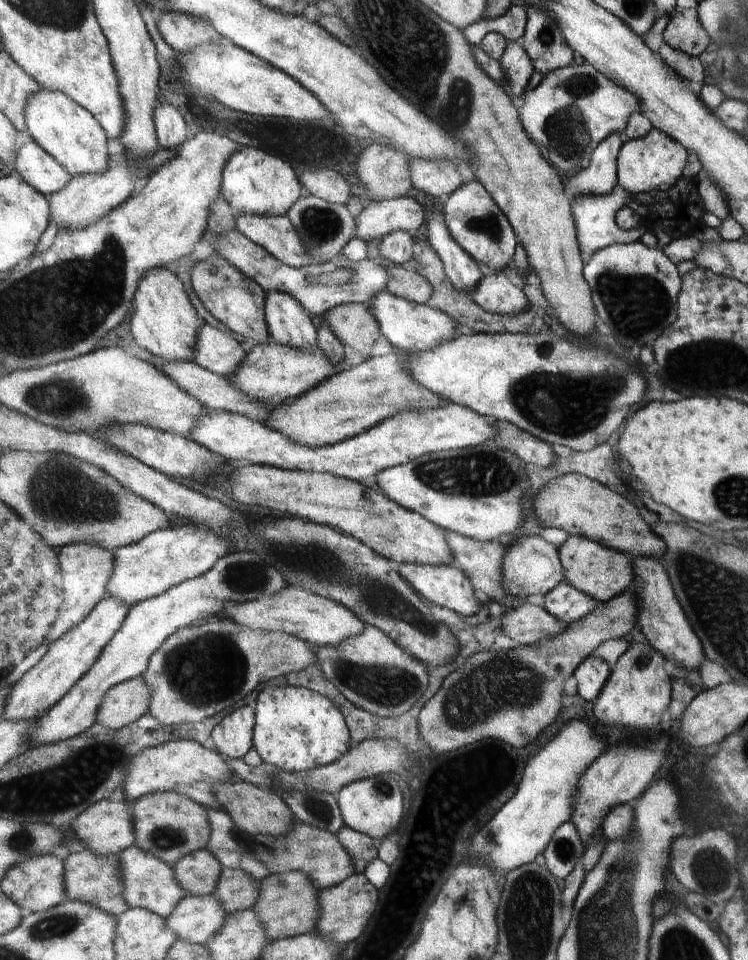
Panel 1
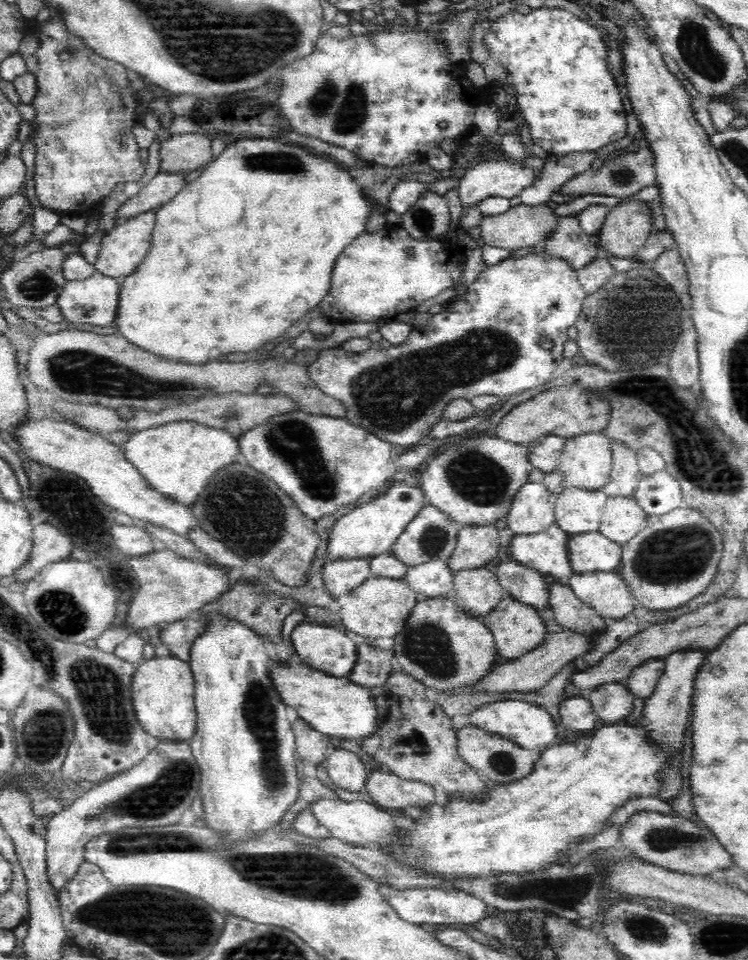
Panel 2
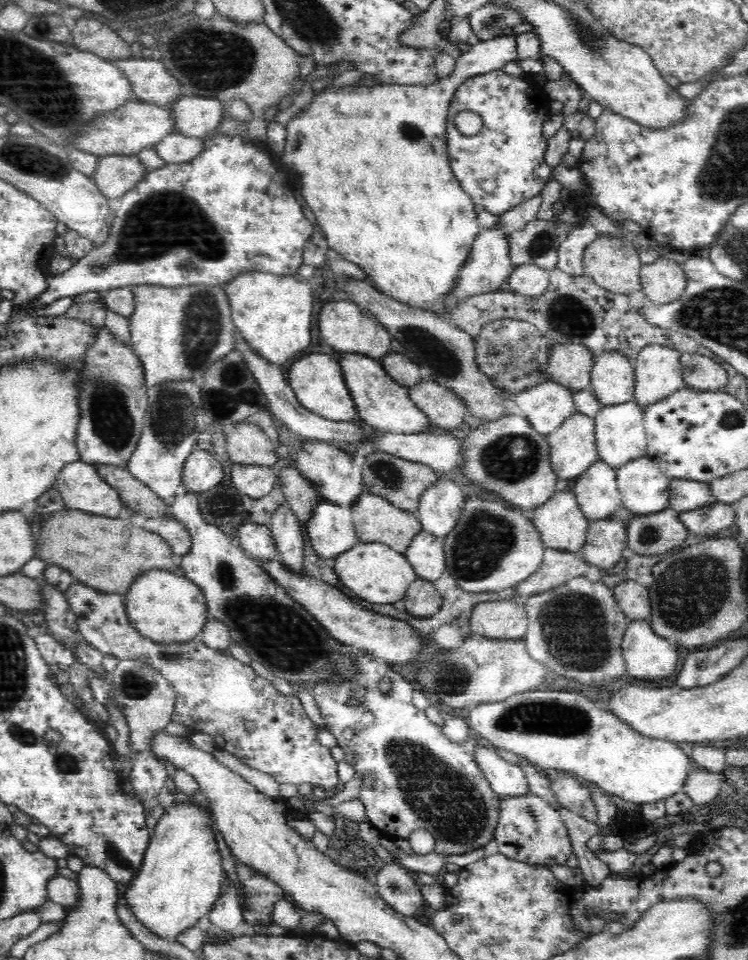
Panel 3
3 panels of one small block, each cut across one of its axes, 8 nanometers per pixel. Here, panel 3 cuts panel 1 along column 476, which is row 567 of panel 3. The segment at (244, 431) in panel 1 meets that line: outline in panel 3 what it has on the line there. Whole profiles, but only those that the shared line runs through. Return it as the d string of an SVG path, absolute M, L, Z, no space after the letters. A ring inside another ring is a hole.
M424 530L418 532L411 540L404 555L414 568L417 579L433 583L447 570L444 541L445 537L439 537Z

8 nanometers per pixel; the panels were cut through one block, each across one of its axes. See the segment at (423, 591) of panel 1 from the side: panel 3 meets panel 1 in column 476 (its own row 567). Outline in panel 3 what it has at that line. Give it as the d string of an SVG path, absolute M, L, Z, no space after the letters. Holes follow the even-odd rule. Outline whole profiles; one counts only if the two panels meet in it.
M615 515L613 519L598 519L589 523L581 554L587 564L603 572L614 568L627 548L626 525Z

